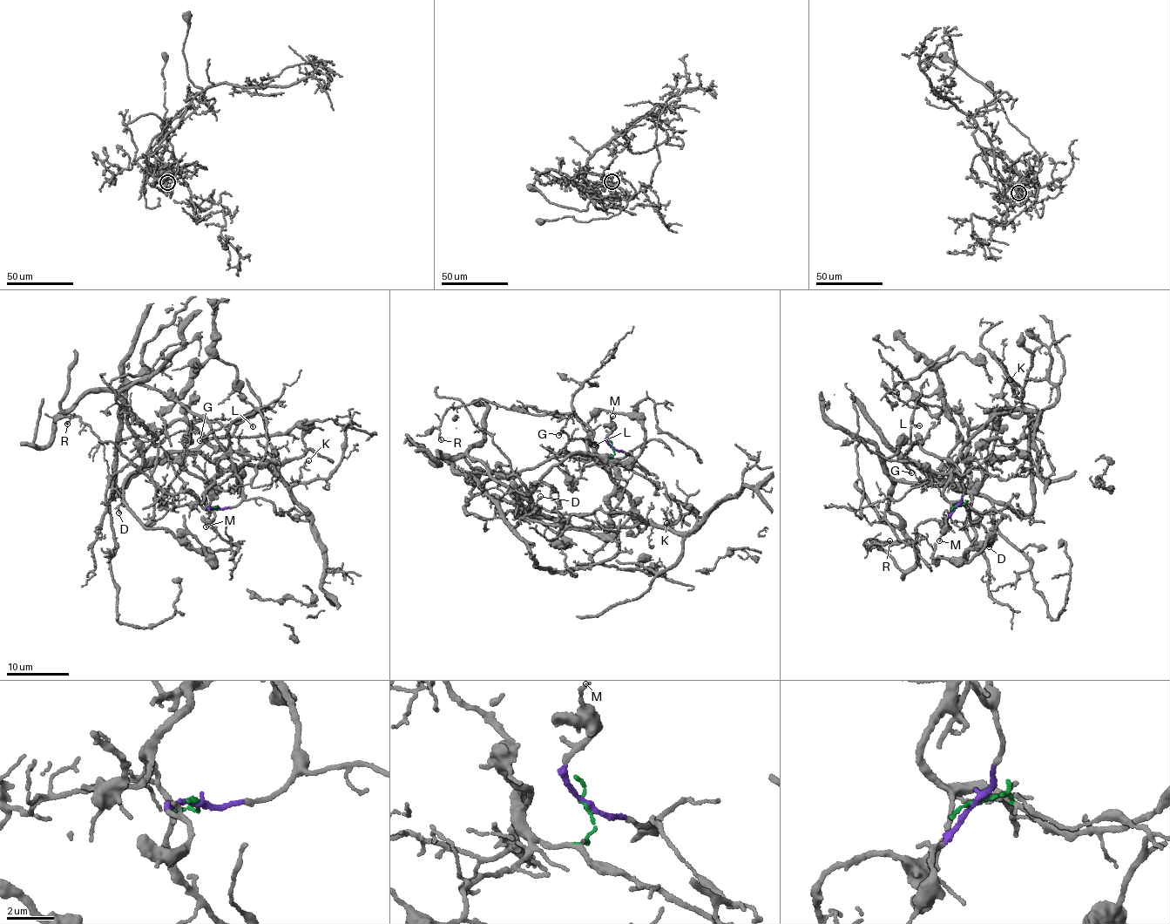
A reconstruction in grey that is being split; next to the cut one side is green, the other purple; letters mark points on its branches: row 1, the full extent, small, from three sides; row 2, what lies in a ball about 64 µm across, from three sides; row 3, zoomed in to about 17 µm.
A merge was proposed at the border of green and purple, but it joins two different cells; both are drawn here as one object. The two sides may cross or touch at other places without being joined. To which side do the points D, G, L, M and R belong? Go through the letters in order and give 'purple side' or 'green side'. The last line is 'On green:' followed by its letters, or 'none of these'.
D: purple side
G: purple side
L: purple side
M: purple side
R: green side
On green: R

